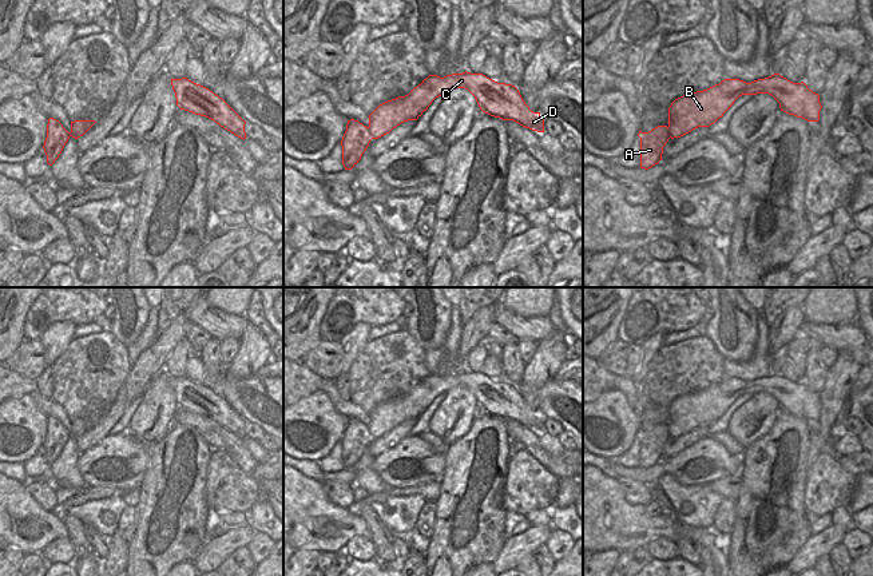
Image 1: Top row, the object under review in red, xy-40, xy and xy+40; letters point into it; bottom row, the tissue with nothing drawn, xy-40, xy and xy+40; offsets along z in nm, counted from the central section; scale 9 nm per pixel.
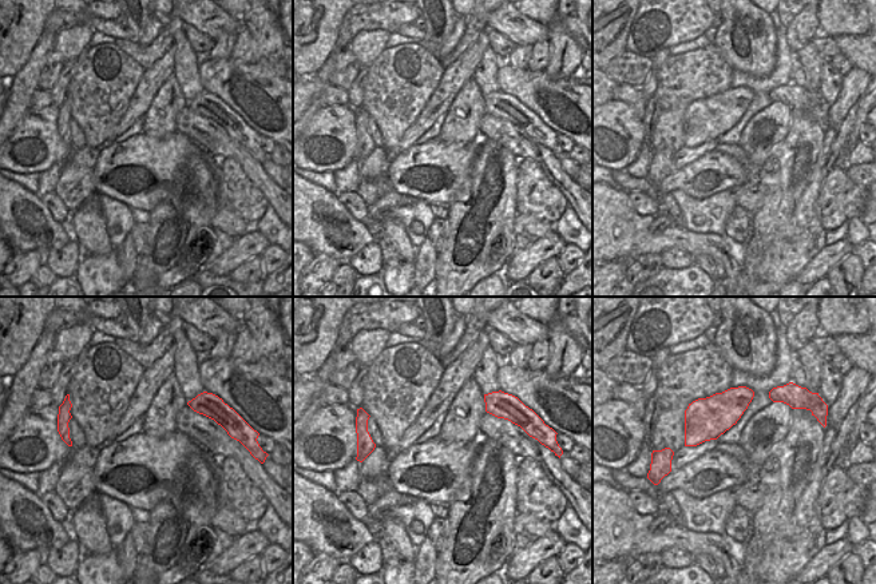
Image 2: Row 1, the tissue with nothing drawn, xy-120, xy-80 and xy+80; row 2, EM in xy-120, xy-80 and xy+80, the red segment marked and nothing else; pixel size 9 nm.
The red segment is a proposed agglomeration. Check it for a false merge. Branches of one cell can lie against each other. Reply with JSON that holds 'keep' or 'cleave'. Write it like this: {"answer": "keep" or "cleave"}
{"answer": "cleave"}

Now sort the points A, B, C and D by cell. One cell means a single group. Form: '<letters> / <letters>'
A / B C D

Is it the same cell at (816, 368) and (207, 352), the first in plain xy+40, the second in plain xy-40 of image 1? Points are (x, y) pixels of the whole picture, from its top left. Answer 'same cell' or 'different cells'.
same cell

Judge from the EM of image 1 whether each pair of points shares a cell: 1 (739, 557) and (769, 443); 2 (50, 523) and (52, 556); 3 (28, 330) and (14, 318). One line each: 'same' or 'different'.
1: same
2: different
3: different

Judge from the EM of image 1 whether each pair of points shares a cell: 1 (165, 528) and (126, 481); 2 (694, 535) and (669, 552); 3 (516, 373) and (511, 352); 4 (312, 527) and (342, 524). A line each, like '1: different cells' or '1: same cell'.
1: different cells
2: different cells
3: same cell
4: same cell

